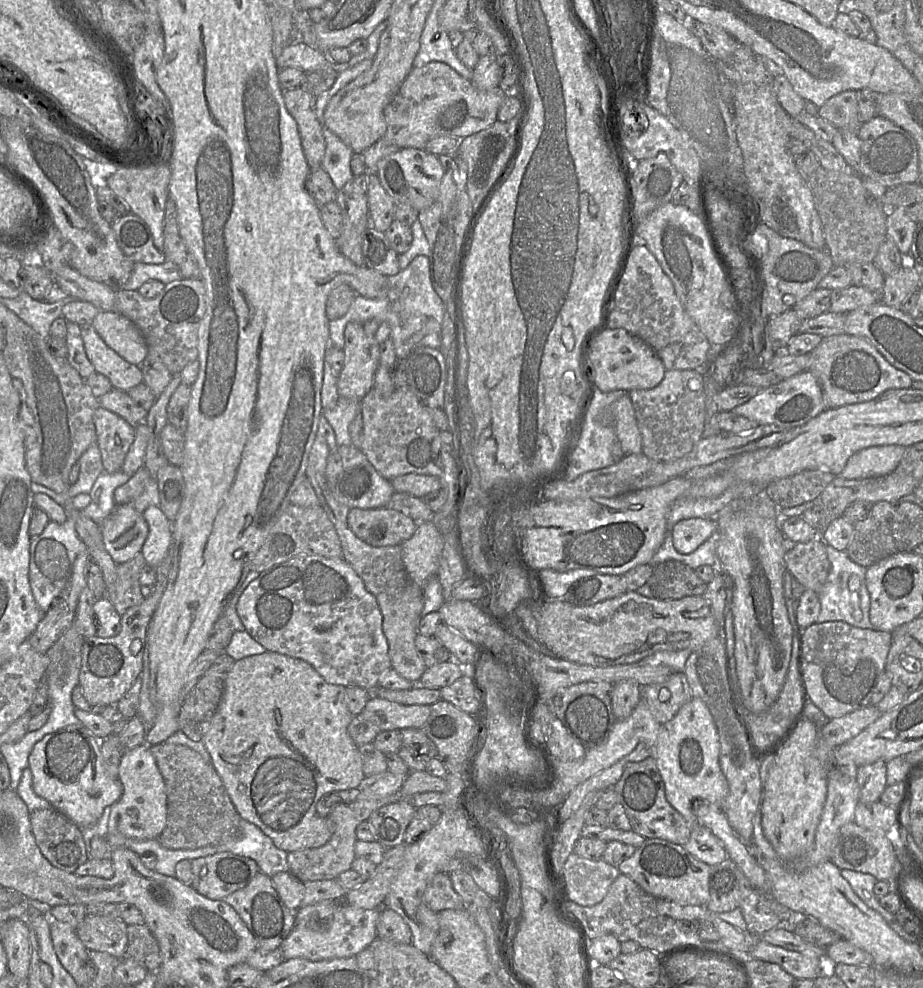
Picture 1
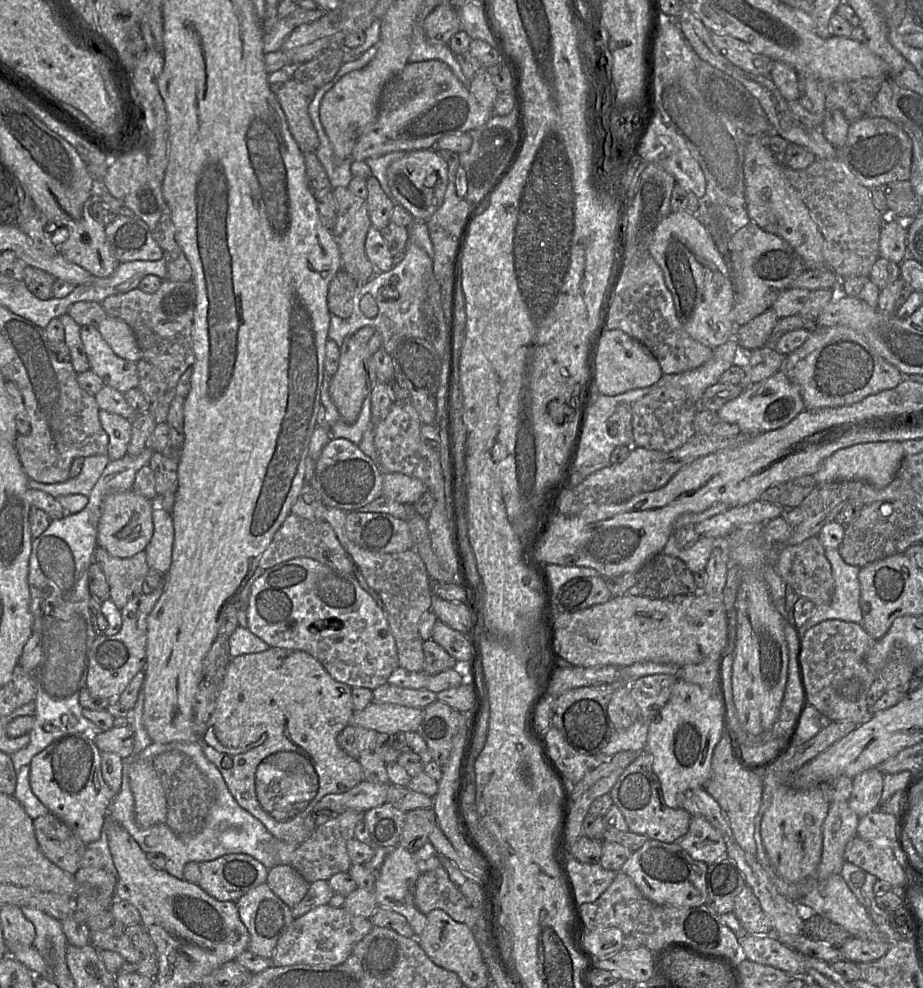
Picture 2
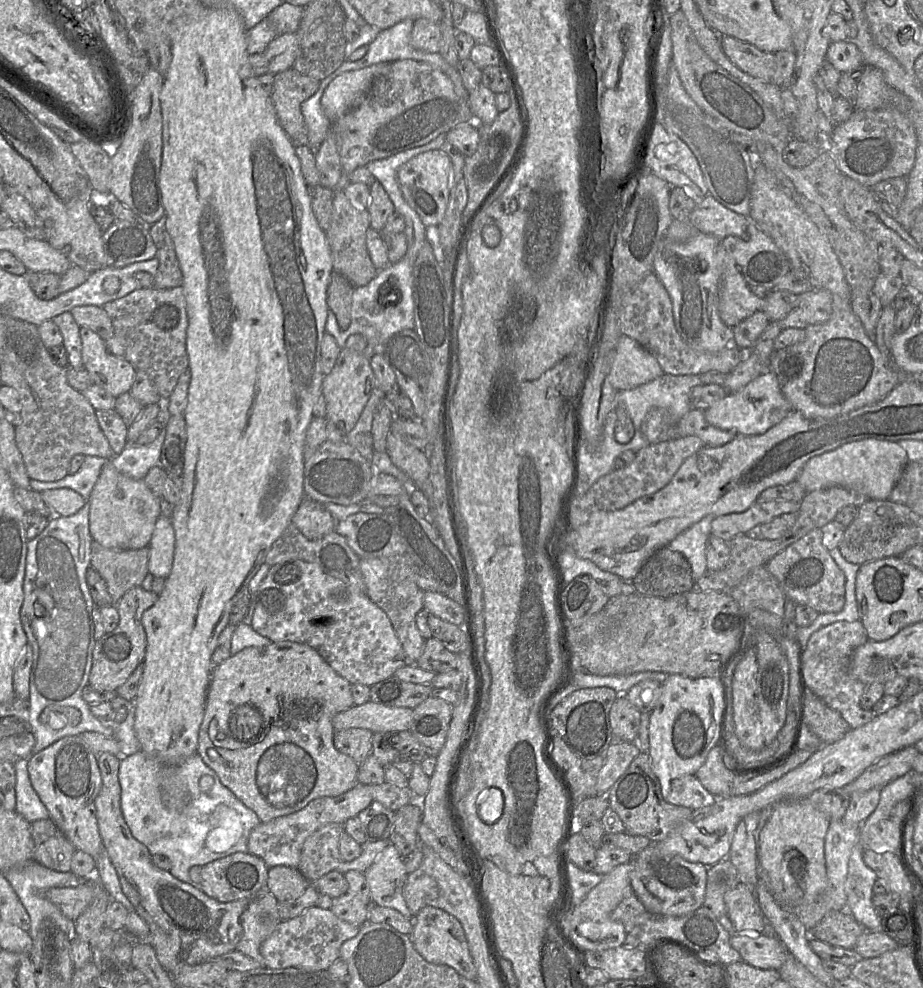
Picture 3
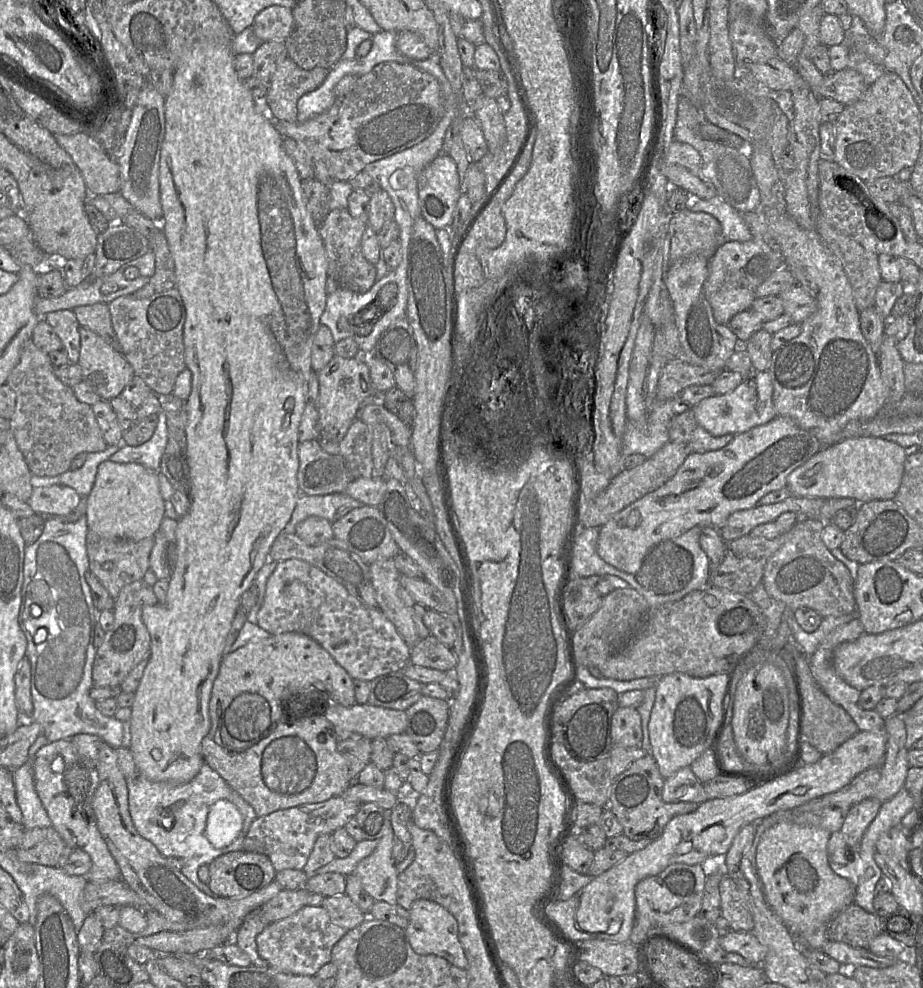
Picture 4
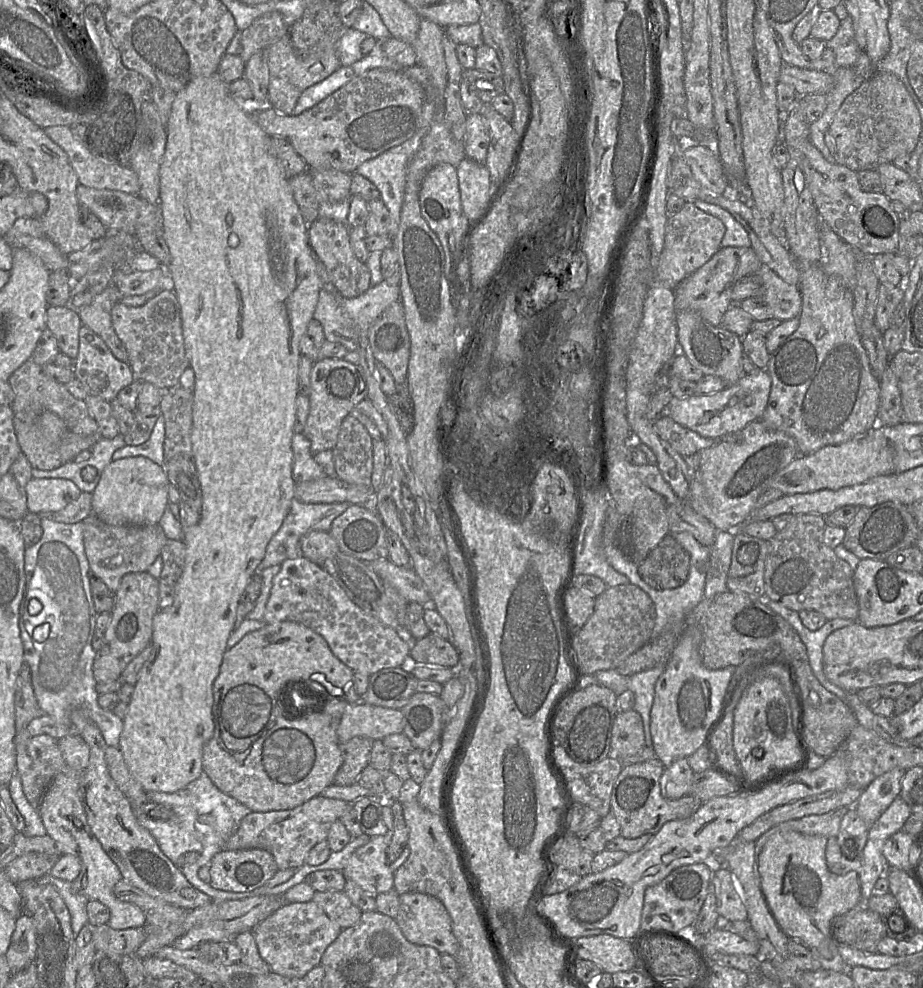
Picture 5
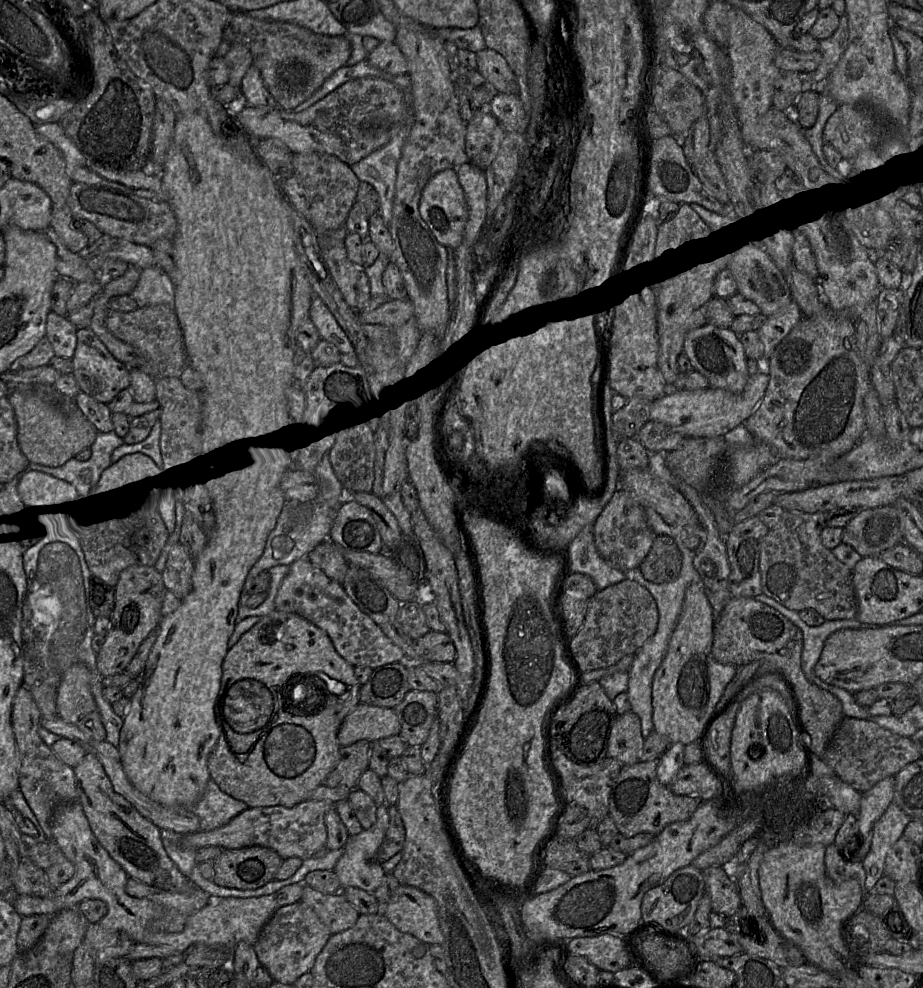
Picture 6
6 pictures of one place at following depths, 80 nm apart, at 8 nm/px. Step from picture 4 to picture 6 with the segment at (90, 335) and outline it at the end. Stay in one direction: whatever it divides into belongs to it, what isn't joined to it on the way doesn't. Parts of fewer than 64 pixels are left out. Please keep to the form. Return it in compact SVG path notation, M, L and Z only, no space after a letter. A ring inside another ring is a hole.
M89 327L77 330L77 347L71 359L72 375L81 391L99 402L108 404L120 391L130 387L130 368L117 360Z

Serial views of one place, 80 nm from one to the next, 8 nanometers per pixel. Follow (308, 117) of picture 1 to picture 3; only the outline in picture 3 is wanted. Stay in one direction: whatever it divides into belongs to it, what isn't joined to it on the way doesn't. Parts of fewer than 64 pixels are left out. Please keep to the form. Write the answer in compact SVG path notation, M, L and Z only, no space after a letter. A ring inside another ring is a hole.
M293 67L275 75L271 101L280 125L295 144L307 144L307 128L301 104L315 94L319 85L319 80L301 74Z

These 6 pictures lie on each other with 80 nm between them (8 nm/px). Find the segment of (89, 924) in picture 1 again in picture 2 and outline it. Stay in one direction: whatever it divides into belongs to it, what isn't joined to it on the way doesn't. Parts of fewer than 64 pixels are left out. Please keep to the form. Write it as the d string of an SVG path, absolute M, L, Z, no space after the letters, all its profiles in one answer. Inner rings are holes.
M115 924L100 931L90 931L89 944L98 951L110 950L120 954L126 962L137 963L136 950L124 934L125 926Z

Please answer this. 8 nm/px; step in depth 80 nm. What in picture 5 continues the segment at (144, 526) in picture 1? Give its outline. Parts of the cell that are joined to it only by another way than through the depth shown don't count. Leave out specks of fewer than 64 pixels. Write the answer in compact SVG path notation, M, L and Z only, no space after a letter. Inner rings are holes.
M144 456L112 461L103 470L92 493L92 512L114 526L158 524L168 505L169 484L163 467Z

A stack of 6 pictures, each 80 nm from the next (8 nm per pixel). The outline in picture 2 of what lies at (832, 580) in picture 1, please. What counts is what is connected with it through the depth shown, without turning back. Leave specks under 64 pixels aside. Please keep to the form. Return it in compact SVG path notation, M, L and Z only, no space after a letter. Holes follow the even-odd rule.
M825 549L825 556L831 564L835 593L828 605L816 606L810 619L798 628L802 639L805 632L824 620L839 619L862 625L862 609L859 605L860 583L858 574L860 567L847 564L838 549Z

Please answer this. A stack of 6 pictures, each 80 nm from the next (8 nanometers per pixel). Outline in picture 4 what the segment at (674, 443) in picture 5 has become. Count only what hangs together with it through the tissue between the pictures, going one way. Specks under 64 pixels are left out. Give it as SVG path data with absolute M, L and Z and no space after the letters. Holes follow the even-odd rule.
M691 408L675 415L669 423L669 439L677 443L687 443L691 452L707 452L721 449L732 439L733 434L714 436L701 427Z

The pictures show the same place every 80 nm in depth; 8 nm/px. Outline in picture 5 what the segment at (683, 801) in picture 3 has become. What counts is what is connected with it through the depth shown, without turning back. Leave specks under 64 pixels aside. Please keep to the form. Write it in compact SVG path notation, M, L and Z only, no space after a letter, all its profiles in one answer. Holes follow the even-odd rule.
M680 758L665 767L660 777L661 795L669 800L679 799L690 794L693 771L687 758Z

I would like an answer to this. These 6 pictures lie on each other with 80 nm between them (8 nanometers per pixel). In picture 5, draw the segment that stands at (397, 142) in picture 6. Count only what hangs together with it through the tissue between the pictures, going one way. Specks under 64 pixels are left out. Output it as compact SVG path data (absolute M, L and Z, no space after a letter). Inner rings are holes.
M420 128L406 142L365 161L355 171L371 181L379 190L381 199L389 211L389 236L392 240L400 223L407 166L417 153L427 130L428 128Z

